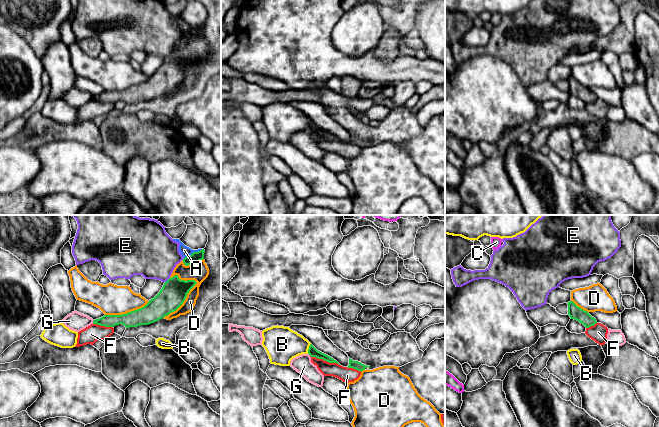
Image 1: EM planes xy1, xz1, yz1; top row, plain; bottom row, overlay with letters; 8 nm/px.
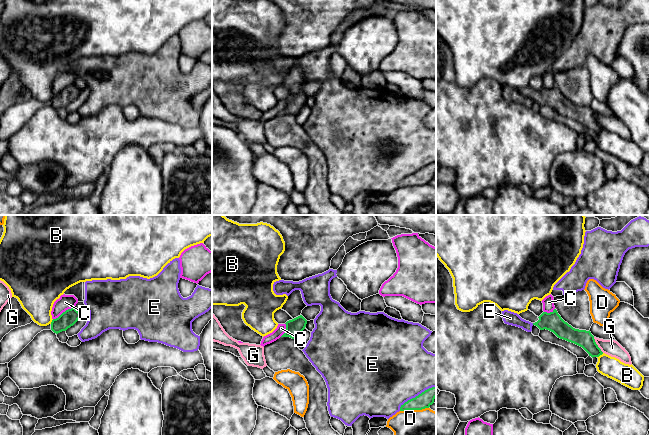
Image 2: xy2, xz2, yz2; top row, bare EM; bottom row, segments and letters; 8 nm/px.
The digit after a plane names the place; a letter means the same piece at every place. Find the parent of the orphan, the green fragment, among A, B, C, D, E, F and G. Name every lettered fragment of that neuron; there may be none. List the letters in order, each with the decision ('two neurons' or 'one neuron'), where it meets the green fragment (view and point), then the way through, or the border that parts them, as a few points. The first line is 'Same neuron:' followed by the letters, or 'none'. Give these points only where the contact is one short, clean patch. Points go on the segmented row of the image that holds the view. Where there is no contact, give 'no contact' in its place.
Same neuron: none
A: two neurons; contact xy1 (193, 252); border xy1 (202, 249), (192, 252), (184, 258)
B: two neurons; contact xz1 (309, 348)
C: two neurons; contact xy2 (63, 312)
D: two neurons; contact xy1 (184, 300)
E: two neurons; contact xz2 (416, 396)
F: two neurons; contact xz1 (325, 360); border xz1 (310, 355), (329, 362), (336, 362), (339, 365)
G: two neurons; contact yz2 (597, 345)

